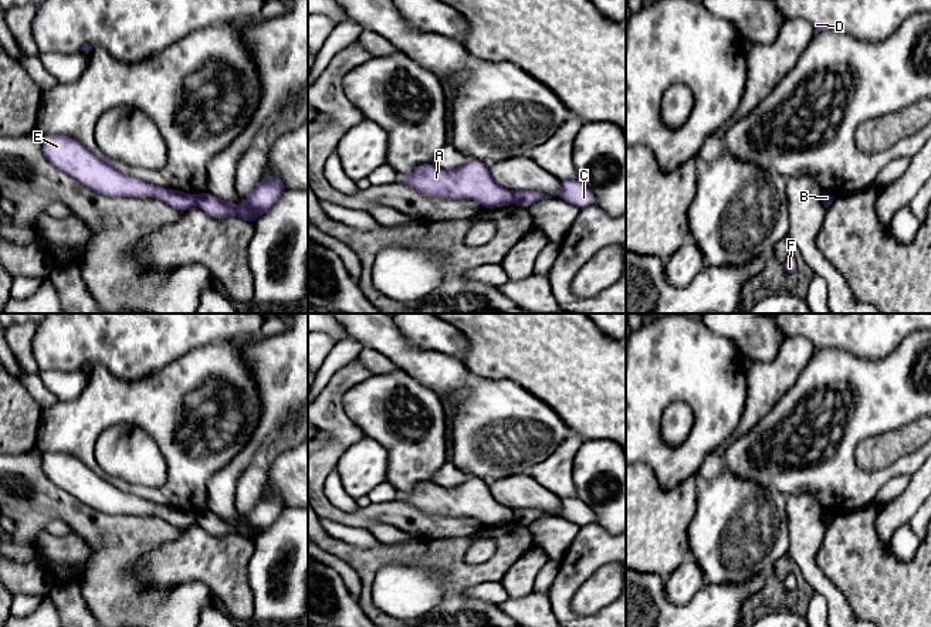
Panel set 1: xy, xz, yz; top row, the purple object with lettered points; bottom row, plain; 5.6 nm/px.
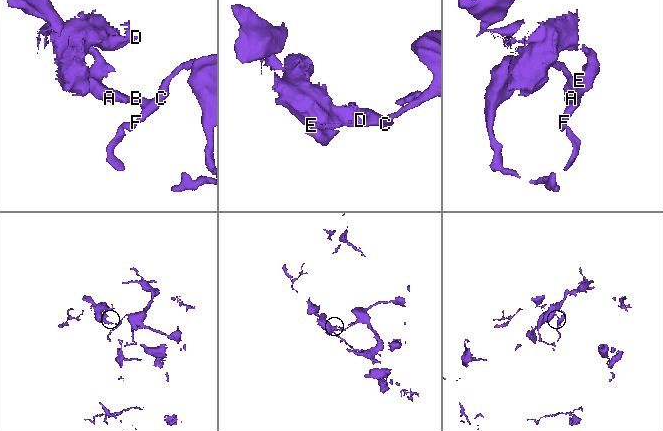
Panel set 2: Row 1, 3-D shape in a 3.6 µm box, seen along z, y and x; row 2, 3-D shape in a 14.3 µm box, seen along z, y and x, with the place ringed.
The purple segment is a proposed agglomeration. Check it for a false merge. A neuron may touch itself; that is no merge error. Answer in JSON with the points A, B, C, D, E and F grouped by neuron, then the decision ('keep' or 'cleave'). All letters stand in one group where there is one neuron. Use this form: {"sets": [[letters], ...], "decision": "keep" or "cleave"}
{"sets": [["A", "B", "D", "E"], ["C", "F"]], "decision": "cleave"}

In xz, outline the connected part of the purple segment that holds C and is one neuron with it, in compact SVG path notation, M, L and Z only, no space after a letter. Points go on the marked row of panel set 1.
M578 179L561 182L561 199L579 209L595 204L593 192Z

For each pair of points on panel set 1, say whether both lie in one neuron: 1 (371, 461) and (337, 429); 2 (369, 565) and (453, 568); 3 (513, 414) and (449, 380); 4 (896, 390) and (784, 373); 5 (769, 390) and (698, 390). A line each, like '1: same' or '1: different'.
1: different
2: same
3: different
4: different
5: different

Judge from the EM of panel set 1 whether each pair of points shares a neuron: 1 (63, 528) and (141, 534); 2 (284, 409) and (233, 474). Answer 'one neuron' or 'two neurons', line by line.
1: two neurons
2: one neuron

